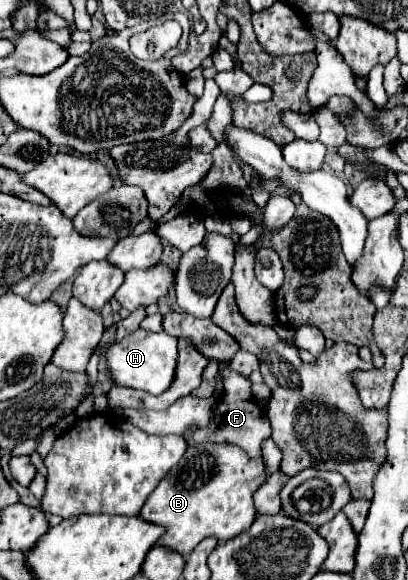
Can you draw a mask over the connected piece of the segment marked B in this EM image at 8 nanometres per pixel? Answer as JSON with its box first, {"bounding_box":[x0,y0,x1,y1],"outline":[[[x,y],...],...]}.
{"bounding_box":[140,441,268,557],"outline":[[[206,441],[188,445],[180,463],[174,465],[166,479],[152,491],[140,517],[166,527],[166,535],[158,545],[188,557],[204,537],[216,537],[224,543],[246,531],[258,515],[252,497],[266,479],[268,471],[264,459],[250,459],[246,451],[232,443]]]}

